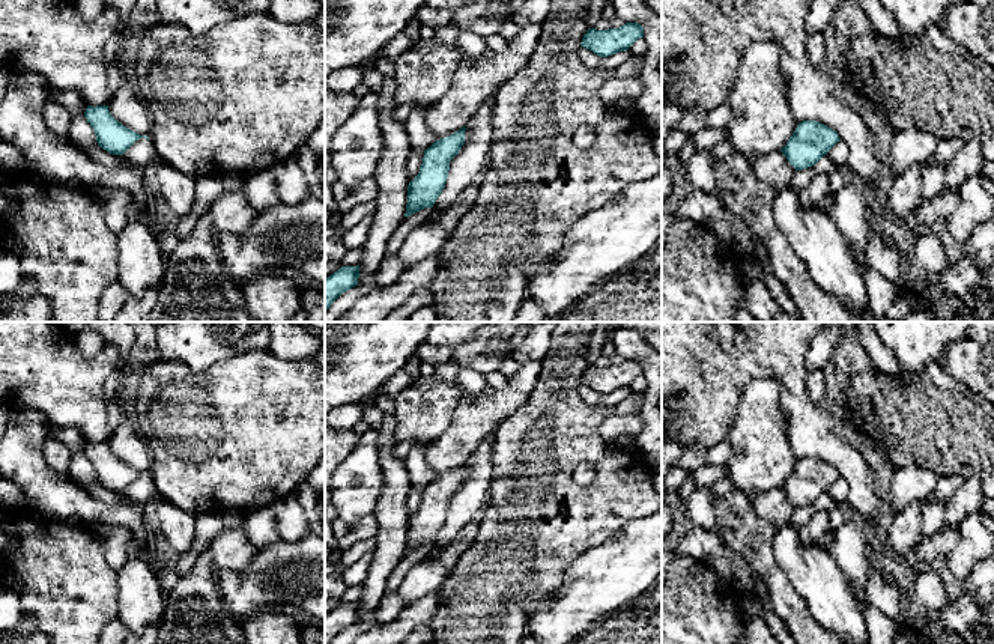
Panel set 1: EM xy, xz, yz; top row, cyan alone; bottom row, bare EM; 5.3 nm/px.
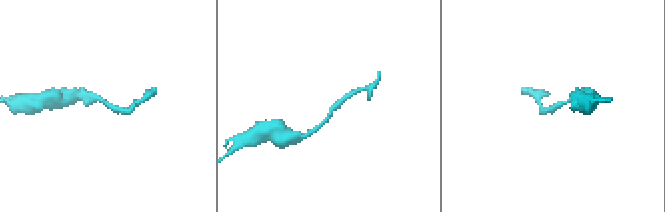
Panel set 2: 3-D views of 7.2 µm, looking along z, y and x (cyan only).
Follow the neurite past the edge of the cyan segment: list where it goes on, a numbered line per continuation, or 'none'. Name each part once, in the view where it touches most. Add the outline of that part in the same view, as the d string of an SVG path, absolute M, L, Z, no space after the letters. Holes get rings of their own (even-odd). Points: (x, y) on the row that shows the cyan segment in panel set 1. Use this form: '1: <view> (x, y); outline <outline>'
none

